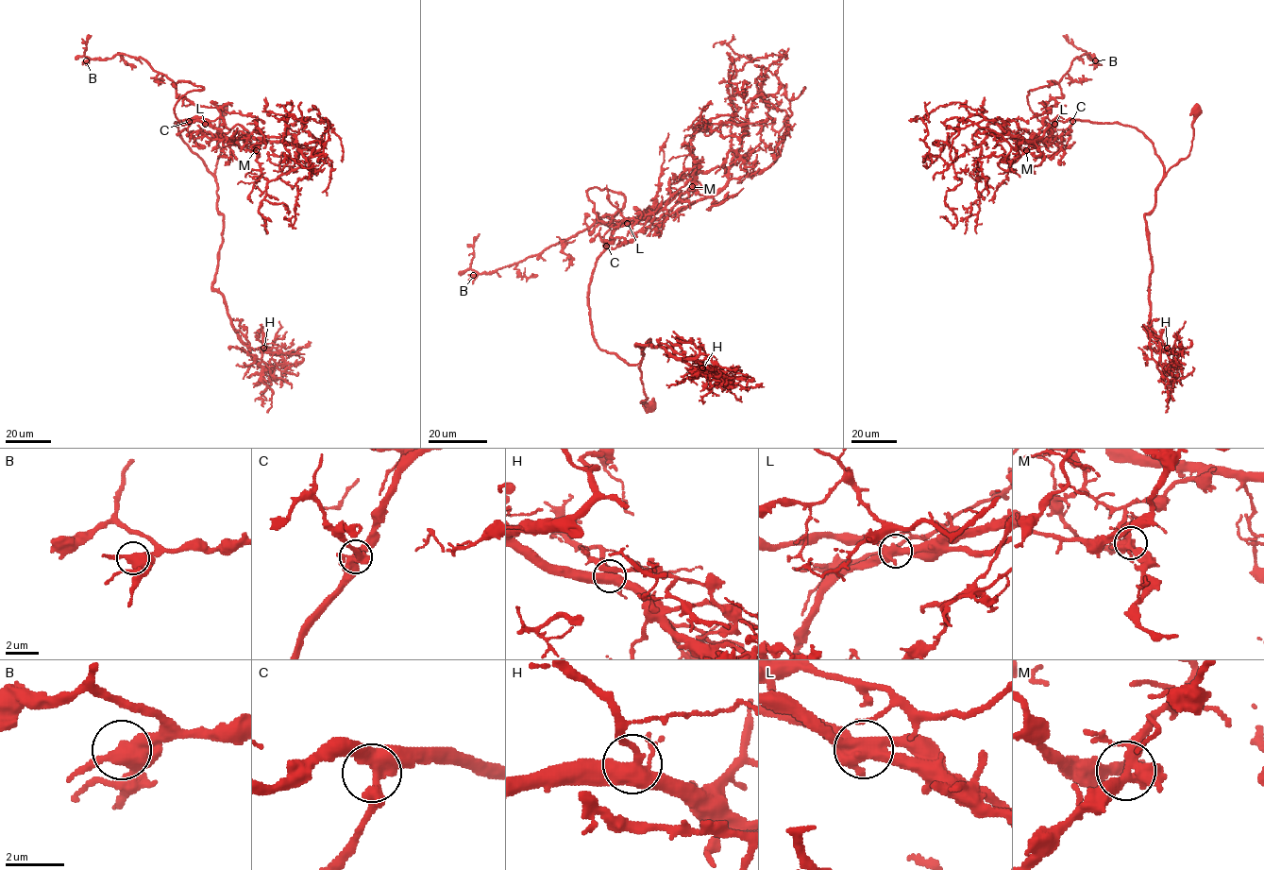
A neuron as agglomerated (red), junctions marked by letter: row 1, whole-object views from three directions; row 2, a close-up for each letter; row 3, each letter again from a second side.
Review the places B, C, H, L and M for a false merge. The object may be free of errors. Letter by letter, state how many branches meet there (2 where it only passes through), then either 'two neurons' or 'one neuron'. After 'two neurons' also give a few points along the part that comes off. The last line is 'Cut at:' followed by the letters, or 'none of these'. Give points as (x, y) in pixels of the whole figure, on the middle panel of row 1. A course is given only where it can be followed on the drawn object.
B: 4 | one neuron
C: 4 | one neuron
H: 4 | one neuron
L: 4 | two neurons | (627, 224), (589, 285), (594, 340), (628, 364), (650, 340), (636, 345), (708, 366)
M: 4 | one neuron
Cut at: L

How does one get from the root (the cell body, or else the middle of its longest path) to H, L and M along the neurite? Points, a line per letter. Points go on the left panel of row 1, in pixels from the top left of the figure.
H: (223, 110), (214, 176), (224, 228), (212, 288), (222, 295), (237, 336), (251, 349), (263, 348)
L: (223, 110), (216, 135), (221, 154), (215, 176), (183, 142), (175, 123), (192, 119), (205, 124)
M: (223, 110), (215, 176), (183, 142), (175, 123), (192, 119), (236, 141), (244, 136), (256, 150)

